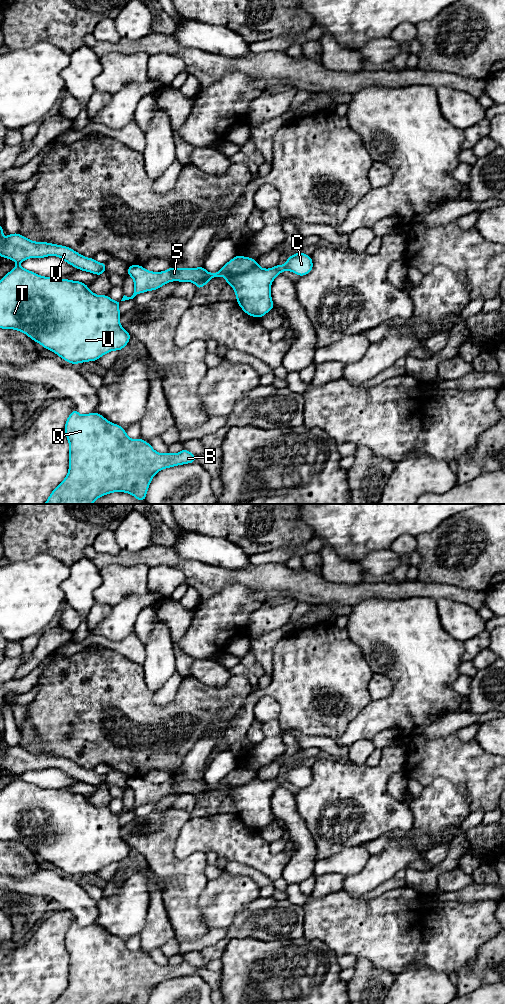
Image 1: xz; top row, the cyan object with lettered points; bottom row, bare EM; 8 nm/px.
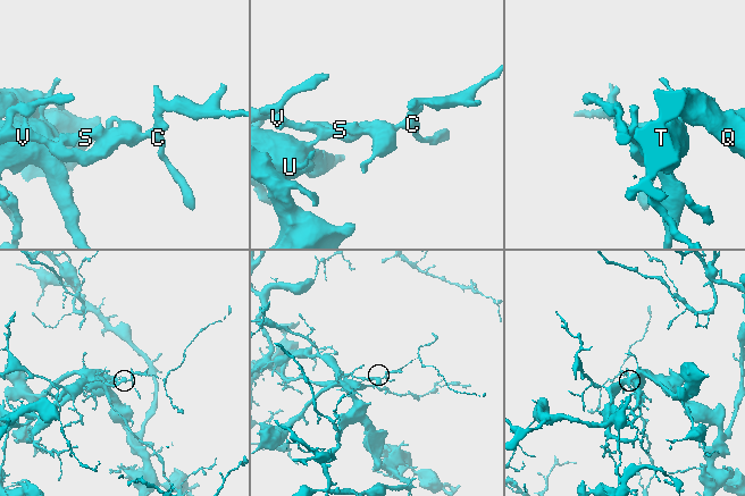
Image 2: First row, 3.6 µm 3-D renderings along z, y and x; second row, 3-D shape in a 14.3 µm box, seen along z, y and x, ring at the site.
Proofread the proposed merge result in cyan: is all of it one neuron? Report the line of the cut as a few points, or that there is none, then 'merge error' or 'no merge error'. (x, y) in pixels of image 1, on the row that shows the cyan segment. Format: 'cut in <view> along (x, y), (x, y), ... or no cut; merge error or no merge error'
cut in xz along (257, 264), (245, 271), (225, 274), (223, 276); merge error

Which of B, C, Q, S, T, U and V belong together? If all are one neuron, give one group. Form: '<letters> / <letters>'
B Q V / C S T U

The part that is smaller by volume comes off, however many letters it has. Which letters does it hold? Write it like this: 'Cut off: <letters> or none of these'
Cut off: C, S, T, U

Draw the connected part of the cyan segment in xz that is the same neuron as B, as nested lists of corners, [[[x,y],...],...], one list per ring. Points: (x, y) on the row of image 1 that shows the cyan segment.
[[[74,409],[65,423],[69,441],[69,471],[44,504],[92,504],[112,492],[126,492],[144,501],[150,482],[162,469],[196,462],[197,456],[183,448],[177,454],[160,454],[139,438],[130,439],[125,429],[93,412],[80,415]]]

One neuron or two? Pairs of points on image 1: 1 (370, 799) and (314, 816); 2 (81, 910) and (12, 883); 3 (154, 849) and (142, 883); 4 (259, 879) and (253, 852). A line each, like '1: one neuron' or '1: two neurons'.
1: one neuron
2: one neuron
3: two neurons
4: two neurons

